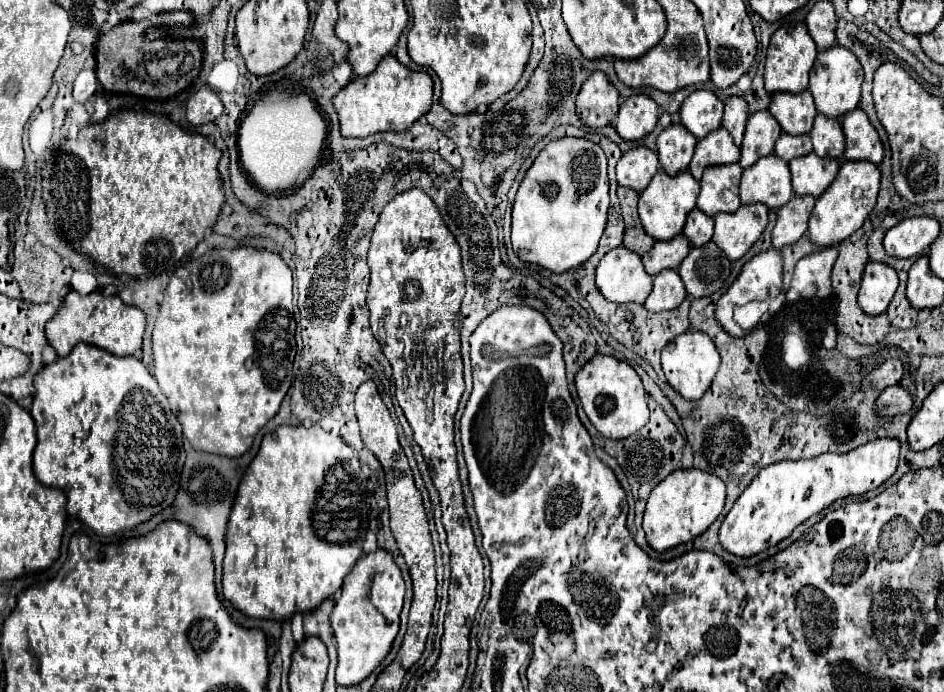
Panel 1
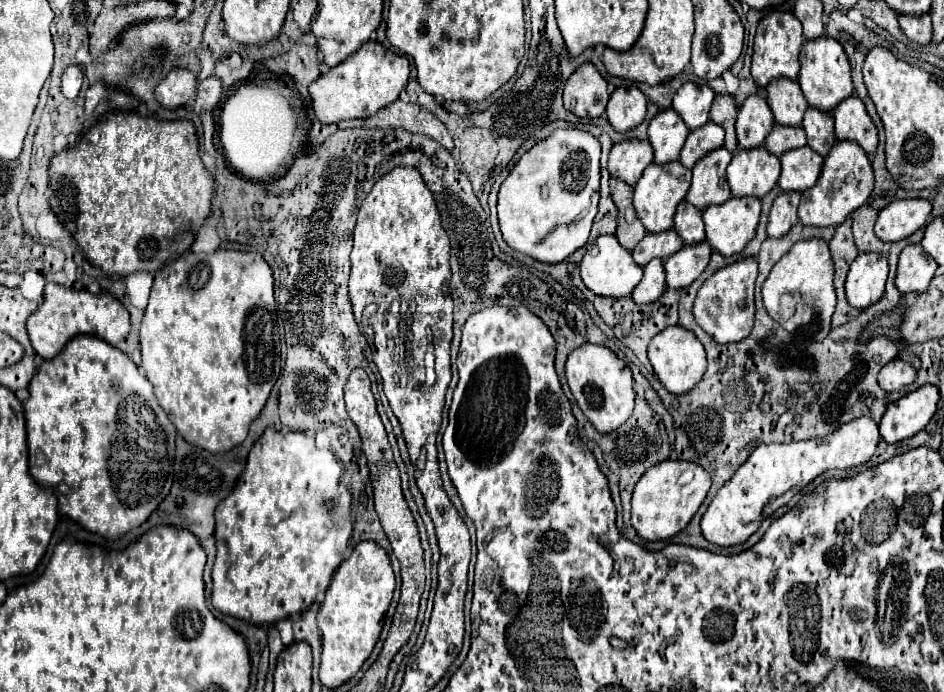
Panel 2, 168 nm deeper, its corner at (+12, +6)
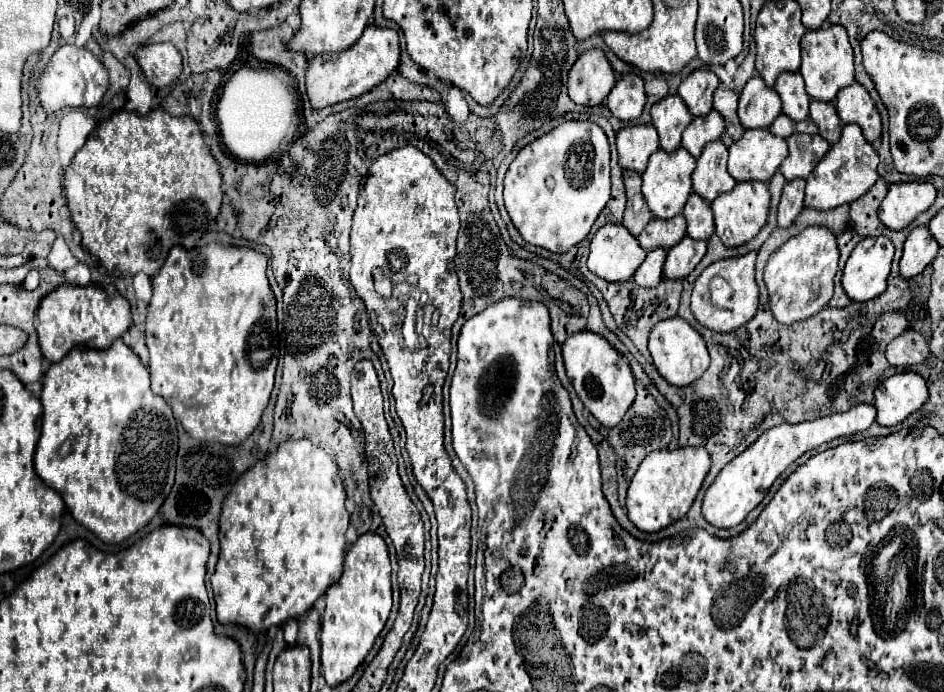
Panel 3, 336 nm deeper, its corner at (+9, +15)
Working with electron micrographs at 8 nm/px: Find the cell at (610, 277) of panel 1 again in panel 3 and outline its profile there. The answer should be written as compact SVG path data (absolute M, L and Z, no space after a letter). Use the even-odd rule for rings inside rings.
M611 224L595 232L587 266L603 280L625 282L631 280L645 256L647 252L623 224Z

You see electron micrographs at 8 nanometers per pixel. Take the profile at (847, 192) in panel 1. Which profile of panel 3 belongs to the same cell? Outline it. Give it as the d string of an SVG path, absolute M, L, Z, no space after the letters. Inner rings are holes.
M845 124L841 140L829 148L827 156L823 156L823 160L813 168L811 176L807 178L805 206L815 210L831 210L861 198L877 180L877 164L879 156L873 146L863 138L861 128L857 124Z

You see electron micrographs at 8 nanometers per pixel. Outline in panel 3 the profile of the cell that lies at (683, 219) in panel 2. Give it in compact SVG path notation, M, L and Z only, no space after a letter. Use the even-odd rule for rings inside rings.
M695 192L687 200L683 208L683 216L687 218L687 236L695 240L709 240L709 236L715 232L711 206Z

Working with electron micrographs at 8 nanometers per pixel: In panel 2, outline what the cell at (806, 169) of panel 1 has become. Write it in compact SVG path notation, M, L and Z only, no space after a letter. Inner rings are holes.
M808 145L784 153L780 161L782 161L782 173L778 185L782 187L782 191L800 191L800 193L816 183L824 163L824 159Z

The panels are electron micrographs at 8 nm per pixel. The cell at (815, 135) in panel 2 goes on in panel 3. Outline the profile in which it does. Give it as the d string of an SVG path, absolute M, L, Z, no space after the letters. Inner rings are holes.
M811 100L811 118L819 128L819 134L829 142L835 144L841 138L841 128L843 122L837 116L837 110L831 102L821 102L821 100Z

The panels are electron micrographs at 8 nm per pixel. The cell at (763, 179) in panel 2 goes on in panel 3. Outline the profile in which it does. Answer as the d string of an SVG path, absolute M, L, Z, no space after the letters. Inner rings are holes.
M745 130L743 138L729 148L729 174L737 180L769 182L787 158L787 142L769 130Z

